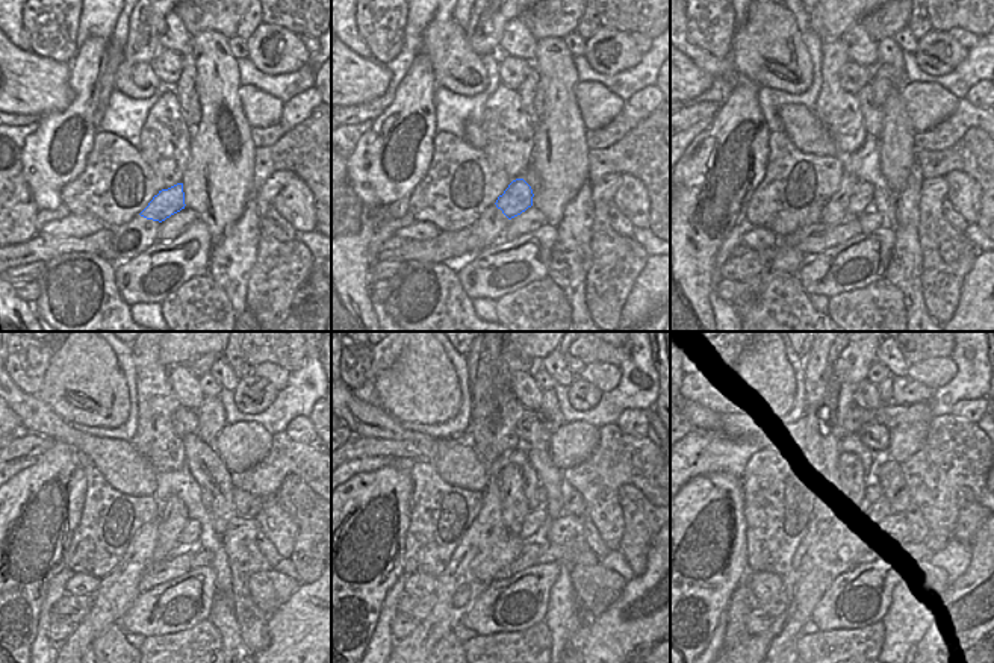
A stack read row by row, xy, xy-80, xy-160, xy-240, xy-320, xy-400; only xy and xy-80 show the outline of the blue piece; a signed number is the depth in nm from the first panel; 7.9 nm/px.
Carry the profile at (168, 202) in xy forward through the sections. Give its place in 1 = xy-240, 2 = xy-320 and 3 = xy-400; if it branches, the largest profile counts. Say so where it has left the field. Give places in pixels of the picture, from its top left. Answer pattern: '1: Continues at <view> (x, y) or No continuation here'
1: Continues at xy-240 (191, 533)
2: Continues at xy-320 (534, 519)
3: Continues at xy-400 (879, 512).

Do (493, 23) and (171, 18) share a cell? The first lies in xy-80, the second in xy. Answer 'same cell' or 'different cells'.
different cells

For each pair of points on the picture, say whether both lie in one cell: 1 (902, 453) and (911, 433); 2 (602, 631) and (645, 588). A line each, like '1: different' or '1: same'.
1: same
2: same

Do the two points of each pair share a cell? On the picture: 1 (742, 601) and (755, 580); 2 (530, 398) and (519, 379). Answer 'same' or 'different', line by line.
1: different
2: same

